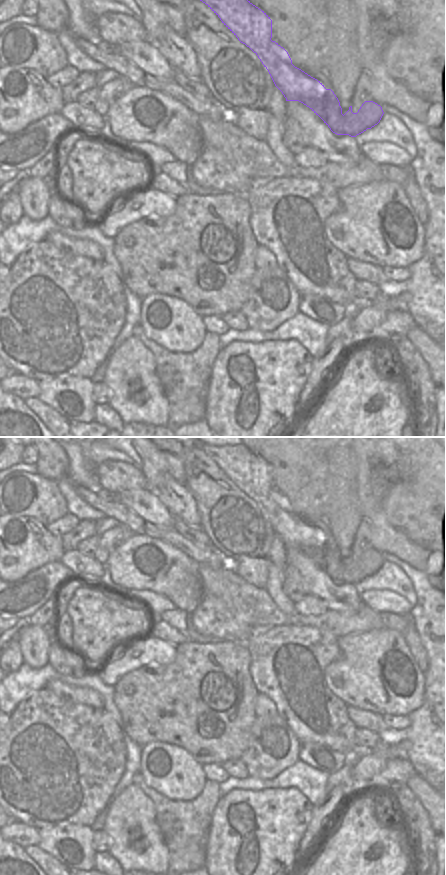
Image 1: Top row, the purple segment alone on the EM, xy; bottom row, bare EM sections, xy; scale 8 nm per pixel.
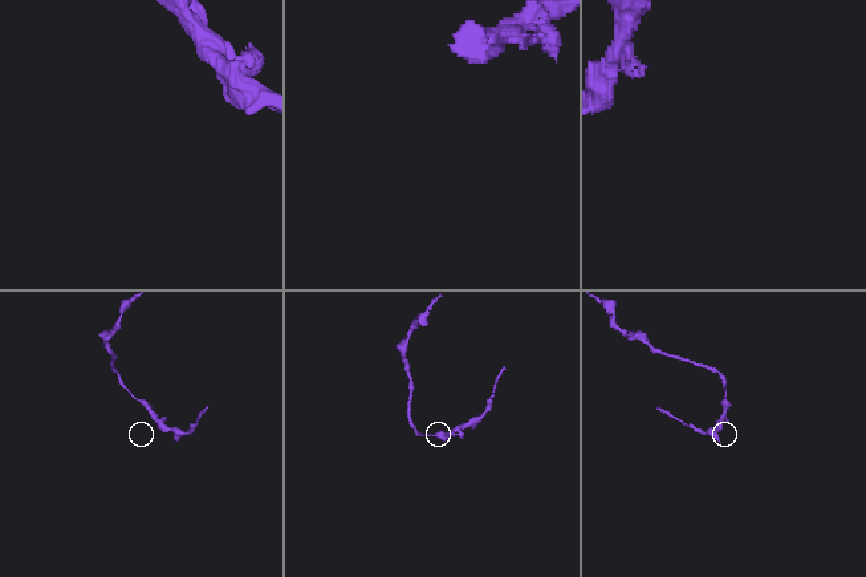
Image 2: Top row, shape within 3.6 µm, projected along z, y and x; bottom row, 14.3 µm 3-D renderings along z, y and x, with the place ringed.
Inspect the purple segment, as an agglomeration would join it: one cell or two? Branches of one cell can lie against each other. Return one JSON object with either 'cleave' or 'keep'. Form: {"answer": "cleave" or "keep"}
{"answer": "cleave"}

